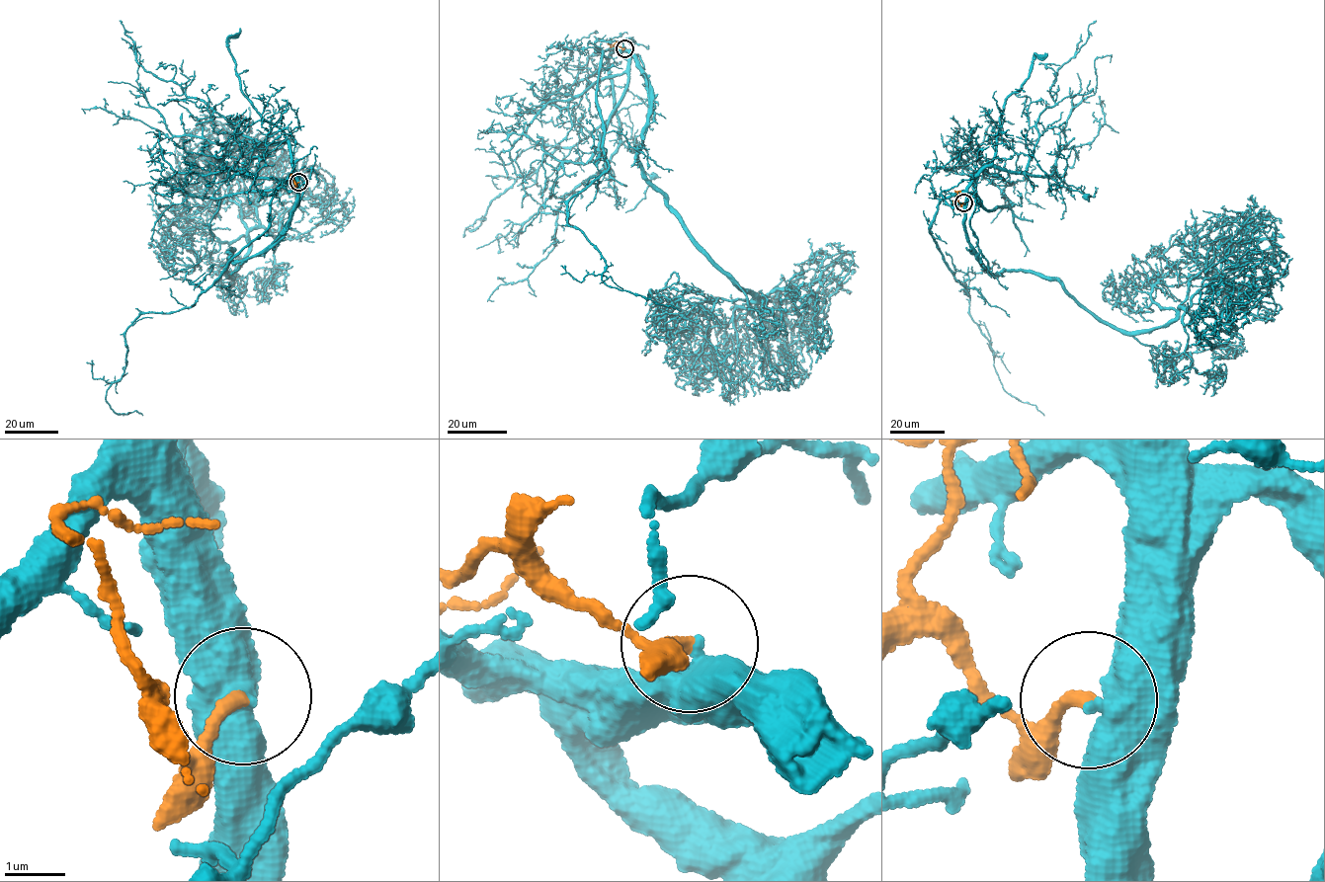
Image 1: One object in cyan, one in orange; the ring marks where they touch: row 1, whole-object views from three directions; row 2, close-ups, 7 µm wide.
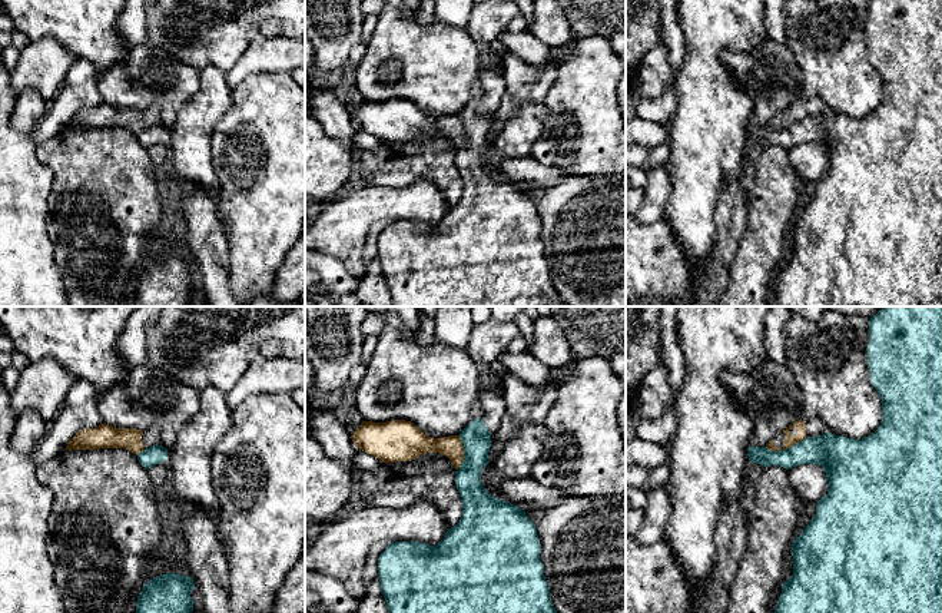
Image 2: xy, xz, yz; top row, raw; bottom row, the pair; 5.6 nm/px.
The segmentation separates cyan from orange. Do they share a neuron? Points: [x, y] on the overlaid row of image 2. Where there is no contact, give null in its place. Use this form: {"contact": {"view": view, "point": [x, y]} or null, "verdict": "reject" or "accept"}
{"contact": {"view": "yz", "point": [786, 449]}, "verdict": "reject"}

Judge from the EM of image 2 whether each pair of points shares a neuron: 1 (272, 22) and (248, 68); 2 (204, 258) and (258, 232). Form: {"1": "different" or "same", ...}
{"1": "different", "2": "different"}

